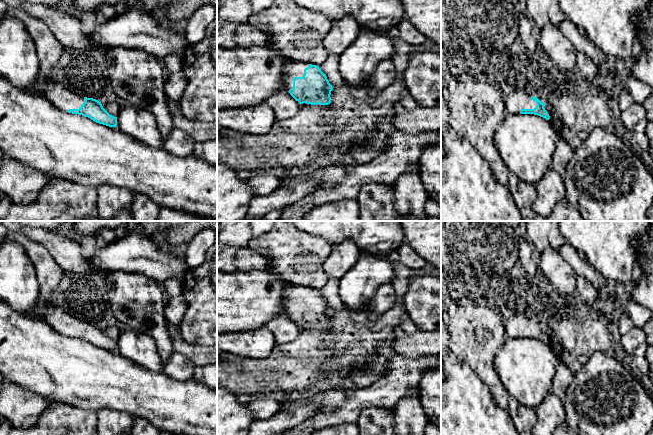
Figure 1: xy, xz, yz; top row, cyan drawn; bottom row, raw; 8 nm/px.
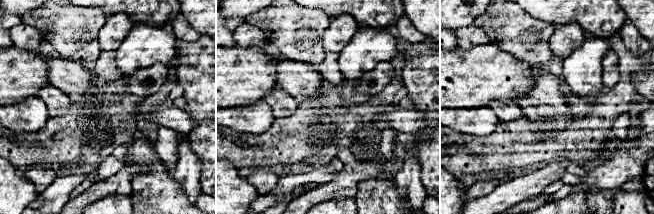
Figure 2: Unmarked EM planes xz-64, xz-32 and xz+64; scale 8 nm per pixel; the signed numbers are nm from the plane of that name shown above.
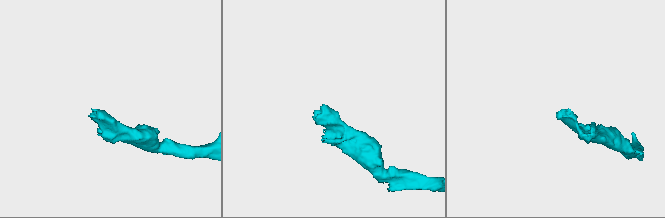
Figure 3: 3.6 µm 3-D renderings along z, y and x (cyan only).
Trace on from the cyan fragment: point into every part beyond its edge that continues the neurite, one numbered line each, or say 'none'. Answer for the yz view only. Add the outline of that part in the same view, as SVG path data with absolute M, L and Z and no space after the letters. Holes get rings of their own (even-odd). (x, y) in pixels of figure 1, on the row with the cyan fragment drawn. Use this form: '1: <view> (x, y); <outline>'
1: yz (518, 99); M512 90L504 102L506 112L510 114L520 114L521 109L534 109L536 107L536 102L524 90Z

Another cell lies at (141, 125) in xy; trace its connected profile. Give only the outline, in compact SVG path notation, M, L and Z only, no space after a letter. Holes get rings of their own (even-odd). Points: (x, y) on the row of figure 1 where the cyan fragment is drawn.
M131 104L122 107L117 116L116 127L146 146L151 148L163 146L164 140L155 116L144 109L137 108Z

